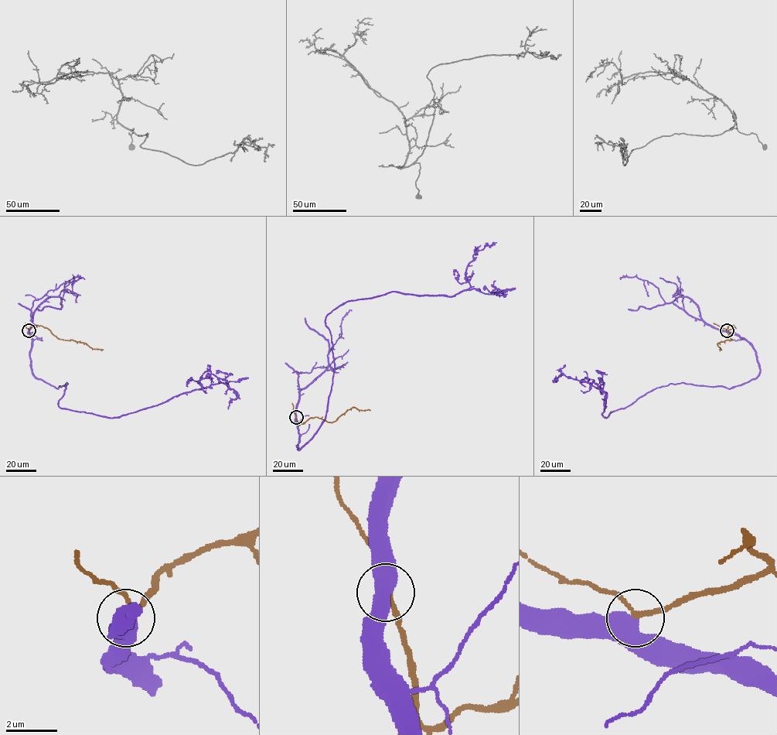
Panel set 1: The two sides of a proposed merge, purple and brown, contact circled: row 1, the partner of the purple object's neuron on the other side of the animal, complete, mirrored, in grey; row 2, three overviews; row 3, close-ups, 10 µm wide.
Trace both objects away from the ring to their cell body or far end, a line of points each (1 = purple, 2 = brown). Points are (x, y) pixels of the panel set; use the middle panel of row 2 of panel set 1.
1: (296, 417), (300, 449), (327, 411), (328, 314), (392, 292), (454, 296), (470, 287), (474, 254), (496, 242)
2: (296, 417), (298, 425), (315, 417), (331, 422), (352, 408), (370, 410)

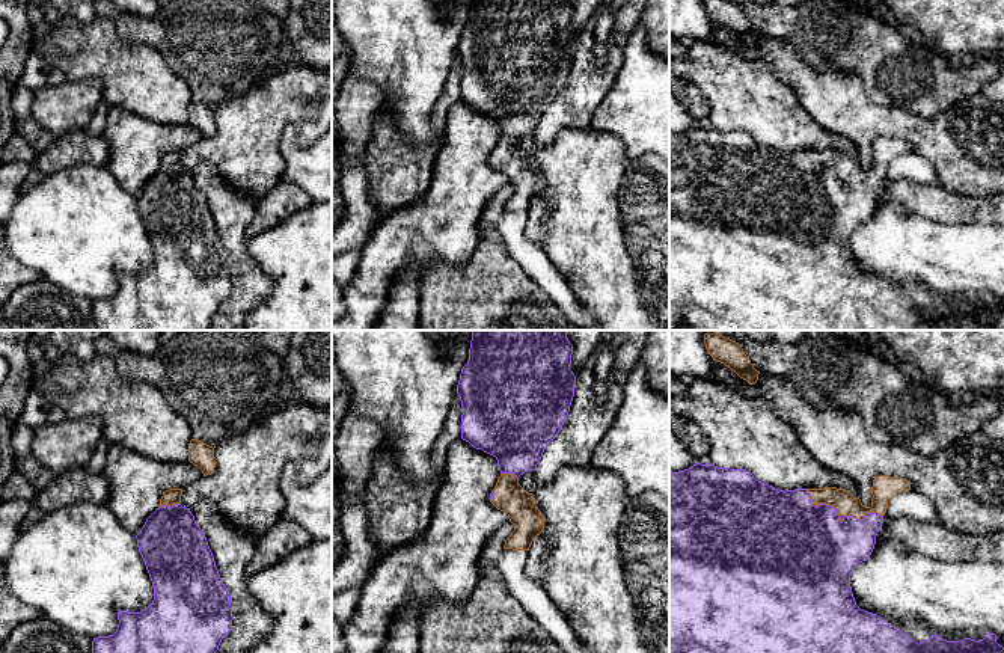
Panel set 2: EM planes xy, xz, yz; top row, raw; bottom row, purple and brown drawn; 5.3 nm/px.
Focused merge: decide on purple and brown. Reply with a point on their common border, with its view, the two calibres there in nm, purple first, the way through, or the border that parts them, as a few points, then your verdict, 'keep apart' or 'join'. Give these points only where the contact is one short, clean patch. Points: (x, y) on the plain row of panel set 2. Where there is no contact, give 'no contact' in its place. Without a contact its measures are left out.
contact yz (838, 178); calibres 480 and 120 nm; way yz (807, 213), (838, 178), (846, 166); join

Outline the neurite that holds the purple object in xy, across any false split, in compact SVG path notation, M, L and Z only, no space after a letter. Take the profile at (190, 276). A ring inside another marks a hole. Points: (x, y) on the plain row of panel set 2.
M182 151L163 155L158 170L136 198L139 214L154 247L152 265L140 274L119 273L113 297L92 303L95 330L211 330L211 321L222 302L232 291L231 256L225 249L204 193L190 170L181 167Z

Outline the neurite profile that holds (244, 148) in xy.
M285 63L273 77L214 109L214 122L211 137L182 149L181 167L190 170L211 163L229 185L259 201L282 179L285 163L279 145L283 130L292 125L298 145L308 148L332 127L332 75L314 66Z

